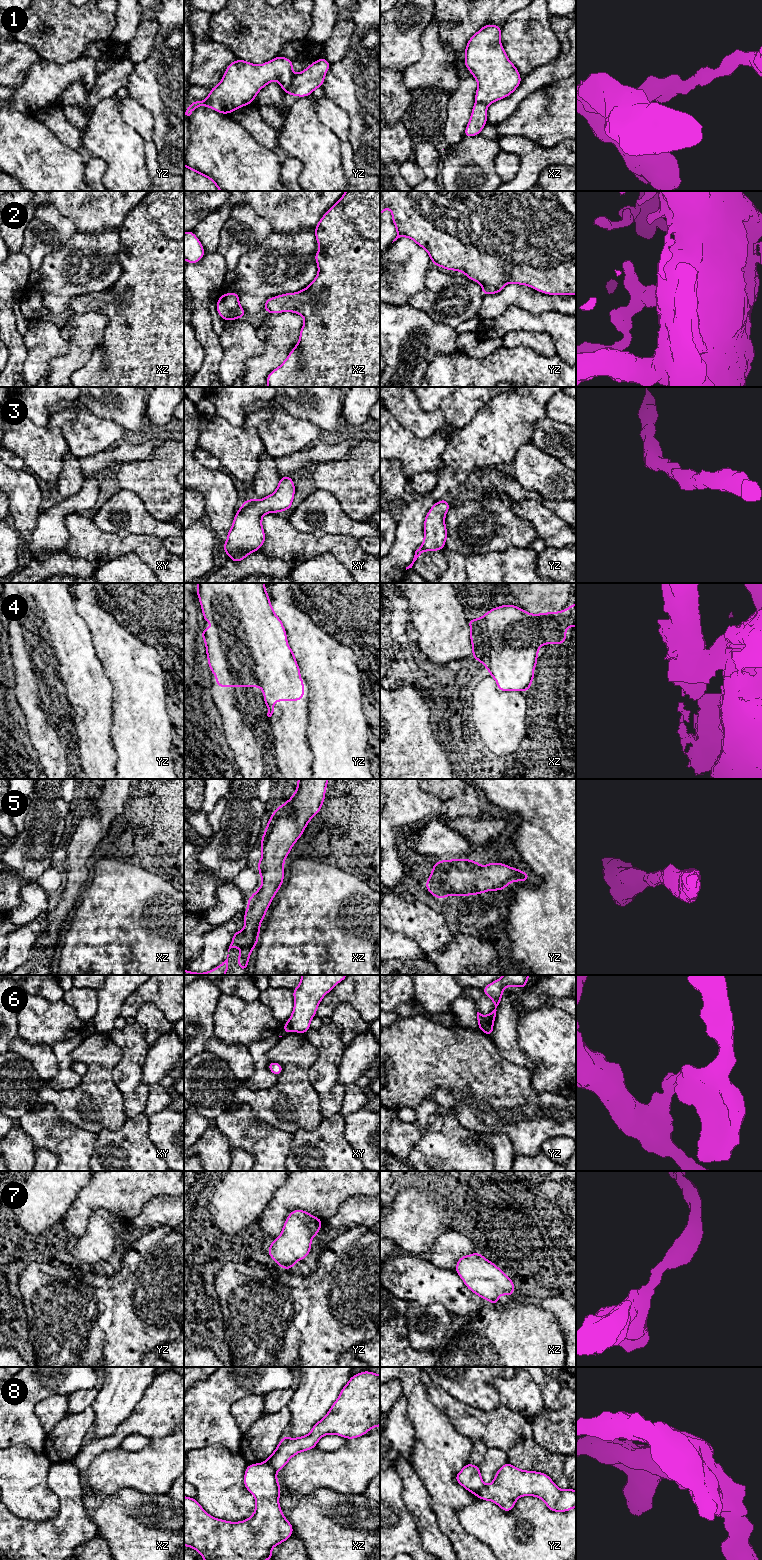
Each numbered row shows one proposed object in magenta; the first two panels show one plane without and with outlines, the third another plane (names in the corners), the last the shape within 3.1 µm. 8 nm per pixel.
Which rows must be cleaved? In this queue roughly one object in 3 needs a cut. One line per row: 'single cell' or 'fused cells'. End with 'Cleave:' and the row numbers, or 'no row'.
1: fused cells
2: single cell
3: single cell
4: fused cells
5: single cell
6: fused cells
7: single cell
8: fused cells
Cleave: 1, 4, 6, 8

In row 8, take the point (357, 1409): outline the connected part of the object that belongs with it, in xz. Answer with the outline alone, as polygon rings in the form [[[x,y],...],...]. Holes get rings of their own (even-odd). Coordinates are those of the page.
[[[363,1371],[351,1376],[328,1413],[313,1425],[308,1435],[294,1439],[285,1435],[264,1463],[279,1471],[294,1455],[316,1448],[319,1439],[327,1434],[354,1439],[377,1426],[380,1426],[380,1375]]]

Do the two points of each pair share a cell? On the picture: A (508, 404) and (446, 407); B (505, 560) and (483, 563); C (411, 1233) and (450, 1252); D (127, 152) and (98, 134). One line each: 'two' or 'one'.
A: two
B: one
C: two
D: one

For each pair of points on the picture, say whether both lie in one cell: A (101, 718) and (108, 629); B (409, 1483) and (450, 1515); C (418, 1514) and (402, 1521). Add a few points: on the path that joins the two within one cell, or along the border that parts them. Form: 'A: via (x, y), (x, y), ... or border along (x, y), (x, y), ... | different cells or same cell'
A: border along (112, 713), (109, 736) | different cells
B: border along (419, 1478), (427, 1492), (428, 1502), (437, 1521) | different cells
C: border along (403, 1494), (403, 1503), (411, 1515), (421, 1538) | different cells

